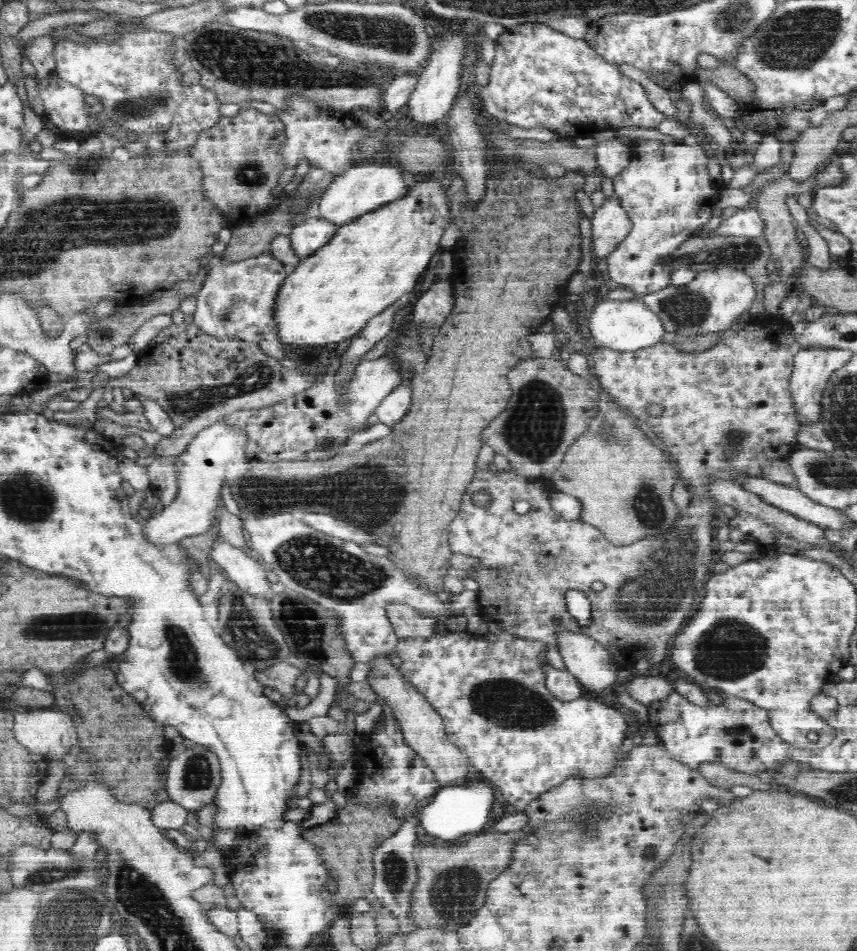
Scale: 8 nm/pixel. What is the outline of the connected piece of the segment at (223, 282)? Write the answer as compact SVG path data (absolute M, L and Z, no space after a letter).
M268 252L246 260L231 262L223 253L203 266L206 276L200 292L193 323L214 338L235 337L259 344L276 332L273 320L273 303L280 284L287 278L284 263Z

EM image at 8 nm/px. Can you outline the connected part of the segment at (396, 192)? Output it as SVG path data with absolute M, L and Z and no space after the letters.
M358 164L352 166L344 174L334 177L330 186L326 188L318 203L320 218L326 218L328 222L335 222L336 226L348 224L359 216L366 215L384 204L390 204L394 200L407 195L411 188L407 182L402 182L401 168L394 168L392 164Z

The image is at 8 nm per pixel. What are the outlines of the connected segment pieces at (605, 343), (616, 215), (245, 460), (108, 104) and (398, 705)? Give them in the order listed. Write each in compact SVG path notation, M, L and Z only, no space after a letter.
M639 298L627 300L607 299L593 307L589 318L591 345L596 348L610 348L618 352L647 349L662 343L666 329L660 317L644 304Z
M617 196L606 197L600 208L590 210L592 225L593 263L597 259L607 260L617 244L622 242L632 230L631 220L622 208Z
M222 420L201 430L186 447L186 450L177 455L175 464L178 465L176 469L180 472L178 496L174 502L170 502L170 505L164 506L160 514L152 513L147 520L146 527L143 527L146 539L157 546L168 546L179 543L187 537L204 536L204 533L211 530L212 526L221 520L219 507L223 504L222 487L224 484L232 487L233 483L240 481L251 470L250 460L251 458L246 455L244 428L228 425Z
M148 30L124 34L116 44L60 41L53 53L57 67L53 73L84 94L102 98L103 108L110 110L108 120L120 124L126 132L136 132L150 150L148 156L187 152L204 130L219 124L222 116L218 95L199 84L180 86L180 74L172 64L174 37L168 32Z
M388 655L373 658L370 661L370 671L366 676L366 682L376 692L378 701L385 702L392 708L406 743L420 758L424 759L424 764L435 774L441 787L456 784L458 780L466 778L471 764L468 756L460 750L460 747L454 746L447 739L442 717L432 705L428 704L418 689L413 688L412 684L405 680L400 669L390 661Z

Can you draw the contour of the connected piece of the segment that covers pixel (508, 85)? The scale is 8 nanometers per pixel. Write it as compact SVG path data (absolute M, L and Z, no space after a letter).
M526 22L506 28L495 47L496 55L490 66L488 84L475 90L482 100L484 114L490 118L499 118L502 123L524 129L542 127L558 137L592 137L593 133L628 126L658 129L670 117L656 110L642 84L605 62L584 39L571 38L543 22Z

